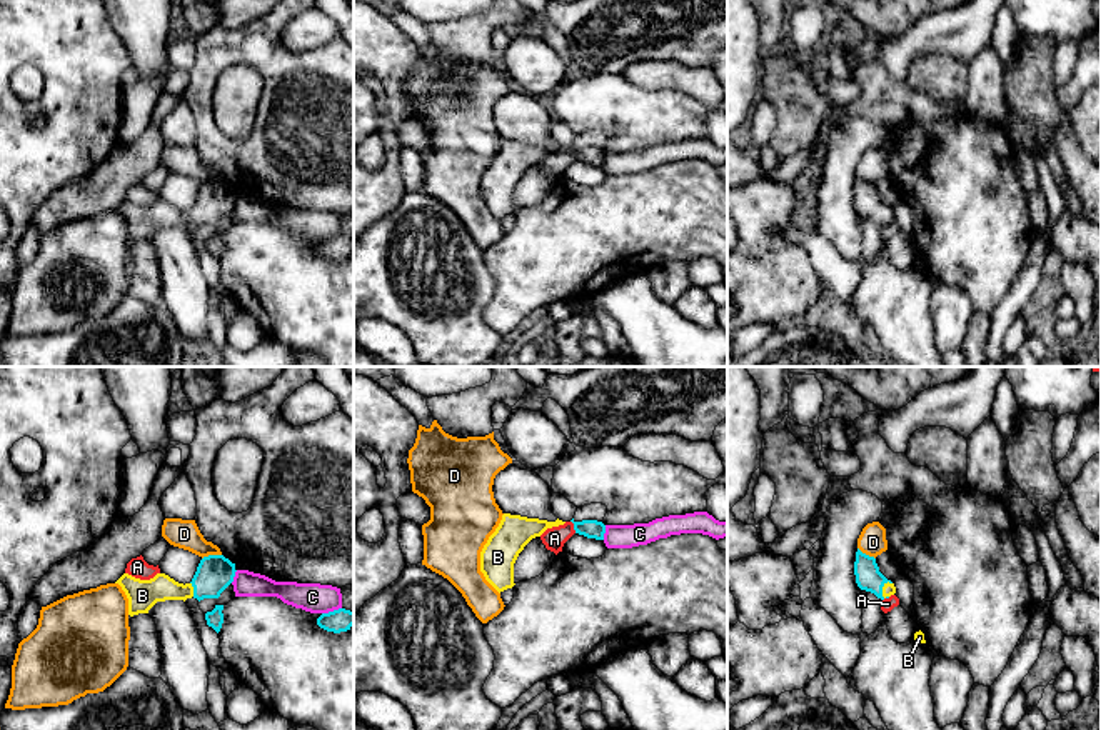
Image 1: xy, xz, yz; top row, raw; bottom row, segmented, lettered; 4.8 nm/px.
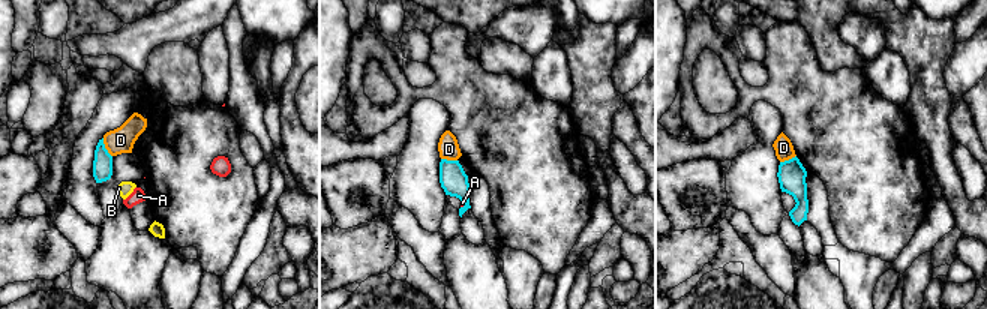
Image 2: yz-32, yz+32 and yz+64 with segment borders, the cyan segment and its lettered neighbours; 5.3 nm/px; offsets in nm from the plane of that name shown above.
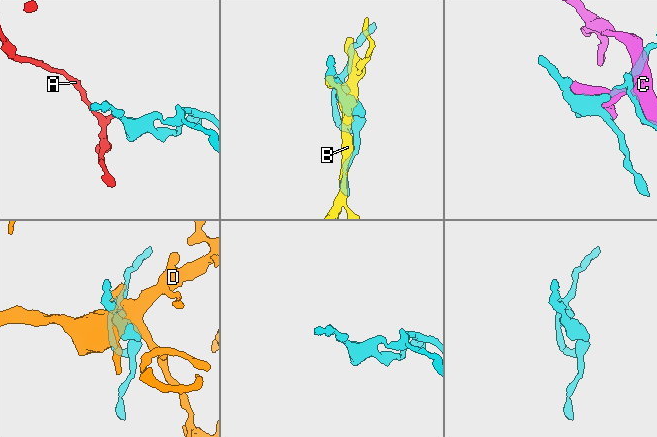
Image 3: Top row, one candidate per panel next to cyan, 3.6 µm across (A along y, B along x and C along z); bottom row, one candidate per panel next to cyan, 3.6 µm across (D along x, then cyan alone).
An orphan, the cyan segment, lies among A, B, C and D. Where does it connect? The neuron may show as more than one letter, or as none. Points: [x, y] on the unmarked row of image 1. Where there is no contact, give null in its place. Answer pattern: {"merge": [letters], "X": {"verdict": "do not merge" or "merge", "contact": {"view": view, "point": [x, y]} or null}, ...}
{"merge": ["B"], "A": {"verdict": "do not merge", "contact": {"view": "xz", "point": [574, 154]}}, "B": {"verdict": "merge", "contact": {"view": "xy", "point": [194, 215]}}, "C": {"verdict": "do not merge", "contact": {"view": "xz", "point": [604, 159]}}, "D": {"verdict": "do not merge", "contact": {"view": "xy", "point": [211, 182]}}}

